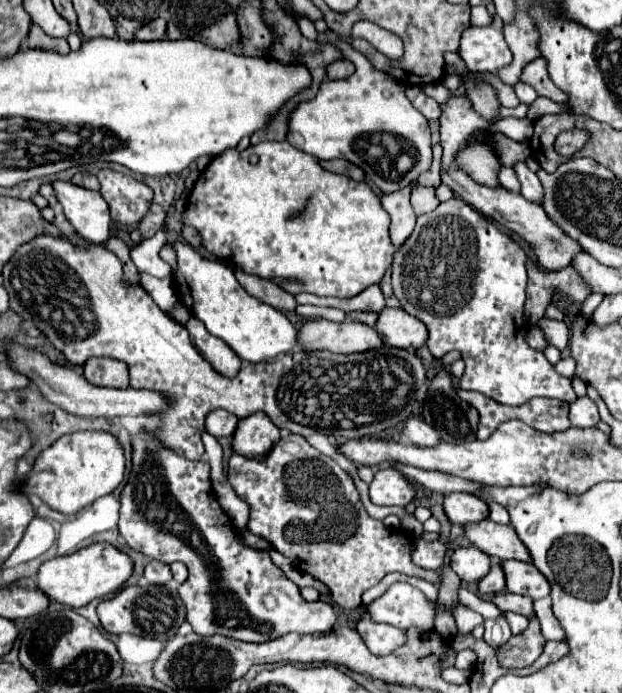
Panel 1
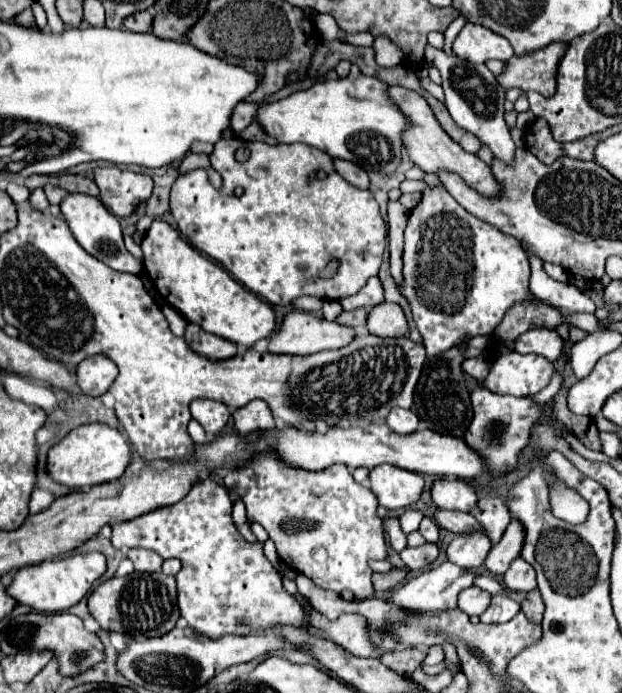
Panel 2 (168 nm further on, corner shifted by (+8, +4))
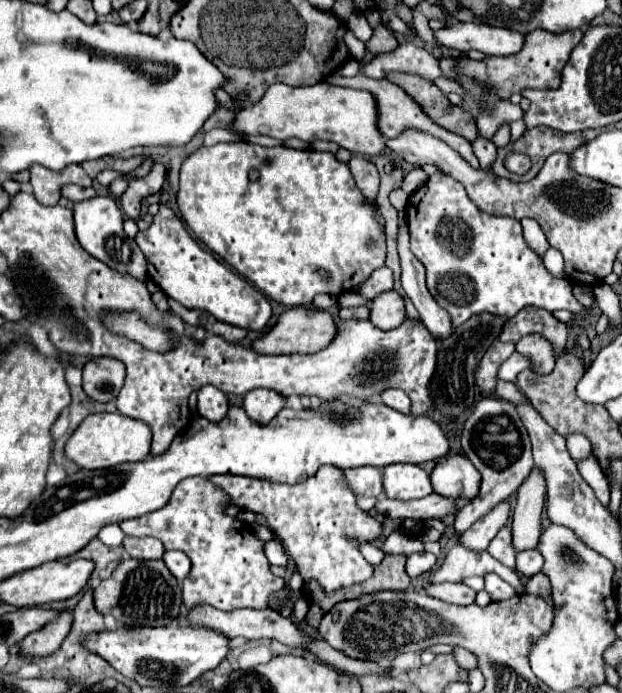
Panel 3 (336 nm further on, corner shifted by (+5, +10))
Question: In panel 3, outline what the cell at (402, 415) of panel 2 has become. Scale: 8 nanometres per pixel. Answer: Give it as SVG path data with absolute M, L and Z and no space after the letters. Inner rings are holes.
M384 389L382 403L386 403L388 407L392 407L400 413L410 413L410 399L402 389Z

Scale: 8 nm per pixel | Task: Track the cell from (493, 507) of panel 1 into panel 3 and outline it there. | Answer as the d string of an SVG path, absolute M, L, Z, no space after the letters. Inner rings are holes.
M504 527L492 541L490 541L490 547L488 547L488 553L500 561L502 565L510 567L510 569L516 569L516 551L512 547L512 533L508 527Z

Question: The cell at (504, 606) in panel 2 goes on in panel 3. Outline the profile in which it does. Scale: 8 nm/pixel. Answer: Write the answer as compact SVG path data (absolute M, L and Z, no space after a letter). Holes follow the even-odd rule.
M486 573L484 581L486 581L486 591L490 593L492 601L504 601L504 599L516 595L516 591L504 579L500 579L496 573Z

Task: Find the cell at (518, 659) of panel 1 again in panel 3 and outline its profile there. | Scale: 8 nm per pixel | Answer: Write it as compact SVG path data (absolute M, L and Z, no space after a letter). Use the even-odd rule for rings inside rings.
M536 573L526 581L526 589L530 595L550 595L550 579L544 573Z

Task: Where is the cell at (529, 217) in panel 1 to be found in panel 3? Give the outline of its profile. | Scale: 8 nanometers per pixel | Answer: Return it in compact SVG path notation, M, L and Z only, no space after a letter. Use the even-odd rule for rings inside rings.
M332 73L332 75L328 75L326 79L324 79L326 83L330 83L330 85L342 85L342 87L354 87L354 89L364 89L364 91L368 91L368 93L372 93L372 97L374 97L374 101L376 101L376 109L378 109L378 131L380 133L384 133L384 137L398 137L404 129L408 129L408 127L414 127L414 129L420 129L420 131L426 131L426 133L432 133L434 137L440 137L442 141L446 141L452 149L456 149L472 167L480 167L480 163L478 163L478 159L476 159L476 155L474 155L474 151L472 151L472 145L468 143L468 141L464 141L464 137L456 137L454 133L448 133L446 129L440 129L438 125L432 125L432 121L428 121L428 117L424 117L424 113L420 113L420 107L398 87L398 85L394 85L394 83L390 83L388 79L372 79L372 77L366 77L366 75L356 75L356 77L344 77L344 75L340 75L340 73Z

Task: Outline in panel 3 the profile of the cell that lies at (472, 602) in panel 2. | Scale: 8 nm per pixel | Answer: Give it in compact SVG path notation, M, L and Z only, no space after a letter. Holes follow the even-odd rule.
M434 583L434 585L426 585L424 591L430 597L436 597L452 605L472 605L476 599L476 591L472 591L464 583Z

